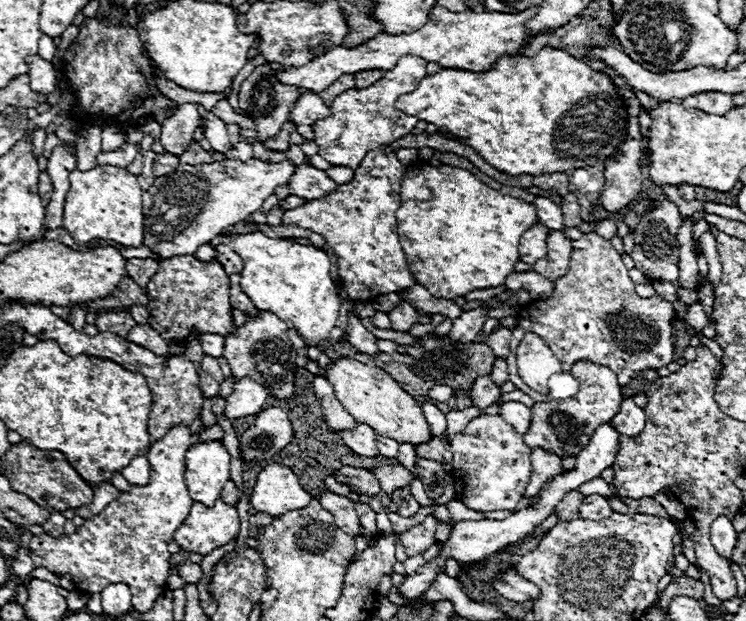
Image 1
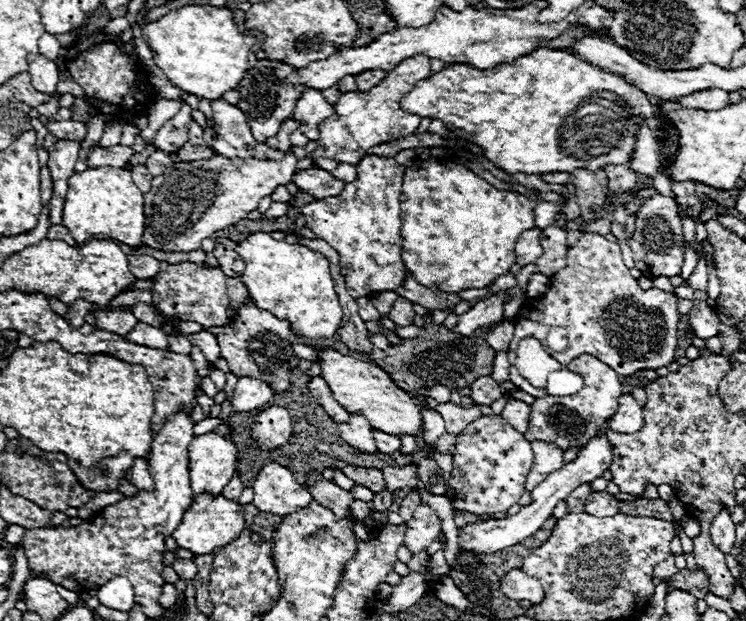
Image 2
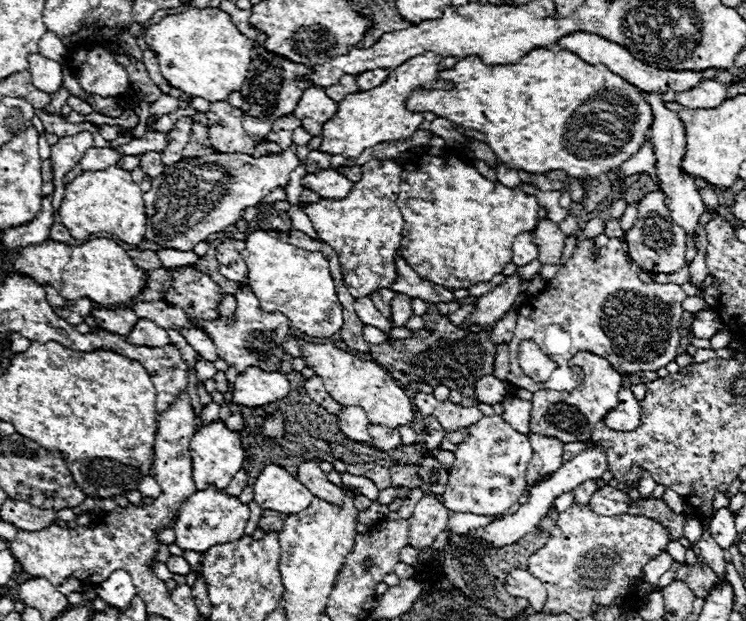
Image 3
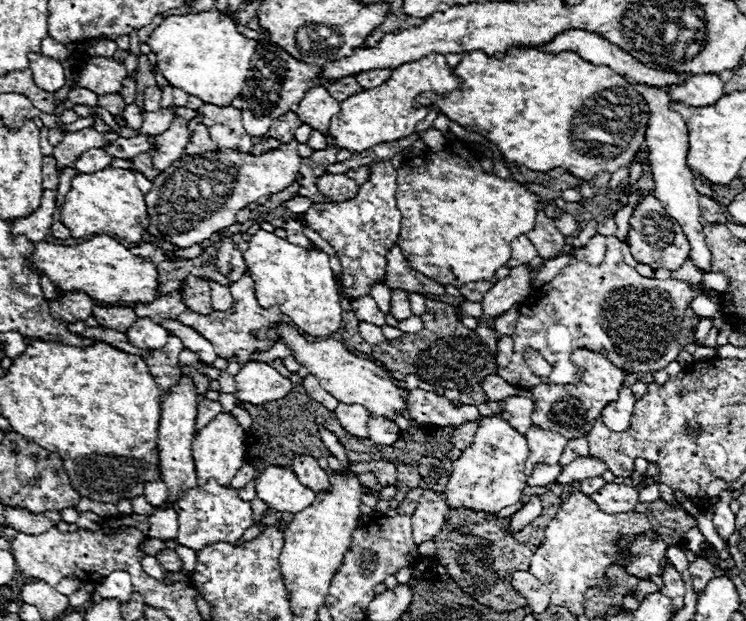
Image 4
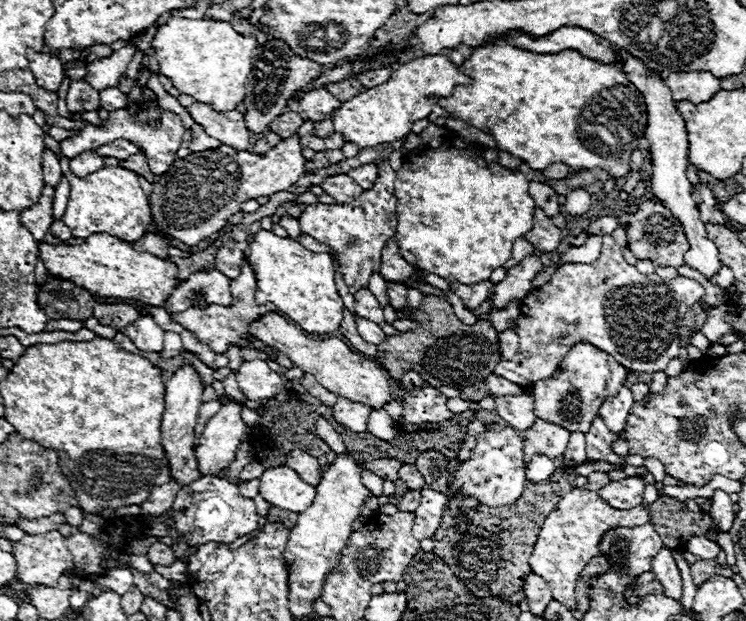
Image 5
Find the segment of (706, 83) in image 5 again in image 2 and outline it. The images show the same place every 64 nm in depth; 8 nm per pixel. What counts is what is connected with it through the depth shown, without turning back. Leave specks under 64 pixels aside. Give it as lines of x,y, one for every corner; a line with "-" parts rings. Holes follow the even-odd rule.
706,88
702,92
698,90
688,96
680,96
676,102
686,108
700,108
700,110
718,110
730,104
728,92
724,92
722,88

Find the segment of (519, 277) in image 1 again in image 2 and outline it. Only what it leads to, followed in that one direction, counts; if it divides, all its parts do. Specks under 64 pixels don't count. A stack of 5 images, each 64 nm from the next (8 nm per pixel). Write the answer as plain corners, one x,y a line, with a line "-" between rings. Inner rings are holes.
506,274
506,276
498,276
498,280
494,280
490,286
486,286
490,292
498,292
498,290
508,290
516,286
516,278
514,274
-
534,274
528,282
528,296
542,296
546,290
548,290
548,284
550,284
550,278
544,276
544,274

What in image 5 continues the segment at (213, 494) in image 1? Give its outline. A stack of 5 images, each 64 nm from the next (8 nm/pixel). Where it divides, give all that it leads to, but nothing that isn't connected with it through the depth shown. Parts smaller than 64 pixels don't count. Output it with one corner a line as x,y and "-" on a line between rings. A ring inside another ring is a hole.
220,400
220,410
206,422
196,448
196,460
202,476
218,476
236,456
246,422
242,420
242,406
230,400

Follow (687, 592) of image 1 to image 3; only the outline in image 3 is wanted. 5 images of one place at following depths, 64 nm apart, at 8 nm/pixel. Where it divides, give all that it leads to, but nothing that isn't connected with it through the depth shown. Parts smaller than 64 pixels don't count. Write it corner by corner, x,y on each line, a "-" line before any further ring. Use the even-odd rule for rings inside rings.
696,562
694,566
680,566
674,572
674,578
686,580
688,588
694,592
696,598
706,598
706,592
712,588
712,584
716,582
718,576
706,564

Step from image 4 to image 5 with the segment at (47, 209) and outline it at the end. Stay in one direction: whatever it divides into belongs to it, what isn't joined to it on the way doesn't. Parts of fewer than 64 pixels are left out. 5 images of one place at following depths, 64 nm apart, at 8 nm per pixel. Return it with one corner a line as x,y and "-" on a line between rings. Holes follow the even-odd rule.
46,184
46,188
42,190
42,196
38,200
38,204
34,204
32,208
28,208
22,214
22,222
26,222
26,226
30,228
32,236
40,242
44,238
44,234
48,232
50,224
52,224
52,200
54,200
54,188

